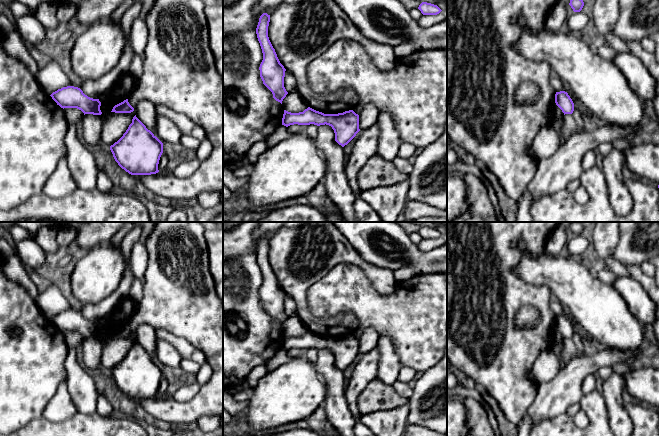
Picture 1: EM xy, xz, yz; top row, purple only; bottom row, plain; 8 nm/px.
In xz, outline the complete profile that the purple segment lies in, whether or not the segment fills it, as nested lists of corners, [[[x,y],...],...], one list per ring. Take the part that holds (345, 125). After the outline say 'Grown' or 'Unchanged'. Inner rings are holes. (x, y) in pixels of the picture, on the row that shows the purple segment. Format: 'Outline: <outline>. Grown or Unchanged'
Outline: [[[310,107],[299,113],[284,110],[282,125],[288,127],[294,124],[329,125],[334,130],[335,141],[342,147],[347,145],[360,131],[359,115],[353,110],[338,114],[324,114]]]. Unchanged

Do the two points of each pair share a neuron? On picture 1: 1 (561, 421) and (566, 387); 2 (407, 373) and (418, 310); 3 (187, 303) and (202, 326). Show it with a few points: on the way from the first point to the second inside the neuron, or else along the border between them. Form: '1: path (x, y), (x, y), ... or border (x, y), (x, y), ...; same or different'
1: border (565, 412), (543, 418), (540, 421); different
2: border (402, 367), (411, 367), (416, 371); different
3: path (192, 309), (202, 320); same

